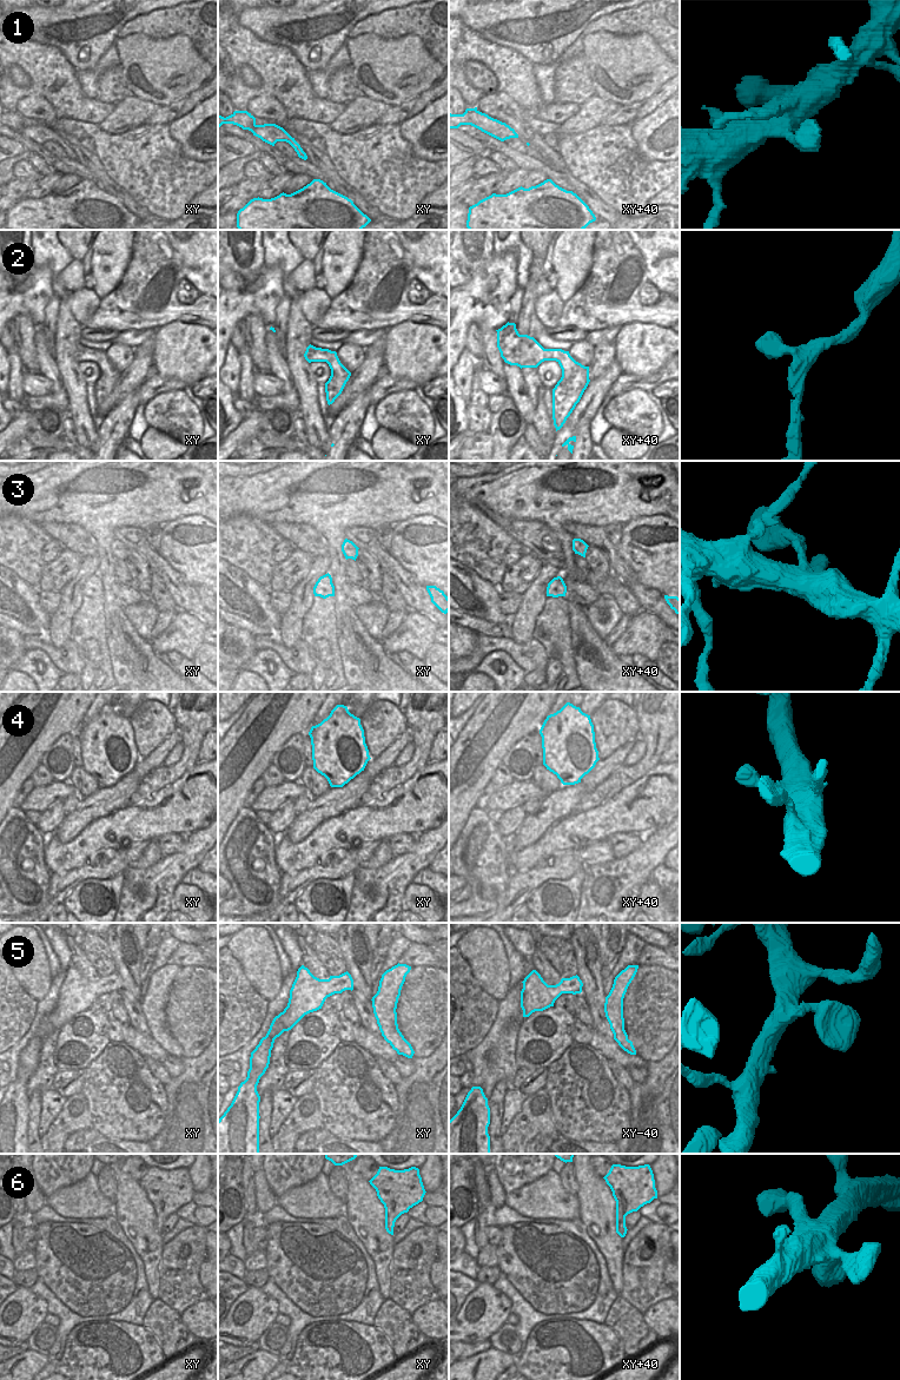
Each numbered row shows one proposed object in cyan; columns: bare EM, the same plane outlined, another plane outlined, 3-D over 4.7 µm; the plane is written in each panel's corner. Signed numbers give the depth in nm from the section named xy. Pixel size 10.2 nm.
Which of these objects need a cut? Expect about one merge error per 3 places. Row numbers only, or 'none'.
none

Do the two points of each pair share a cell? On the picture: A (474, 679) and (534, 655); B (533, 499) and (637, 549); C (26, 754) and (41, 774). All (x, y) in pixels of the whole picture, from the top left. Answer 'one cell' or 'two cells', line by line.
A: two cells
B: two cells
C: two cells

